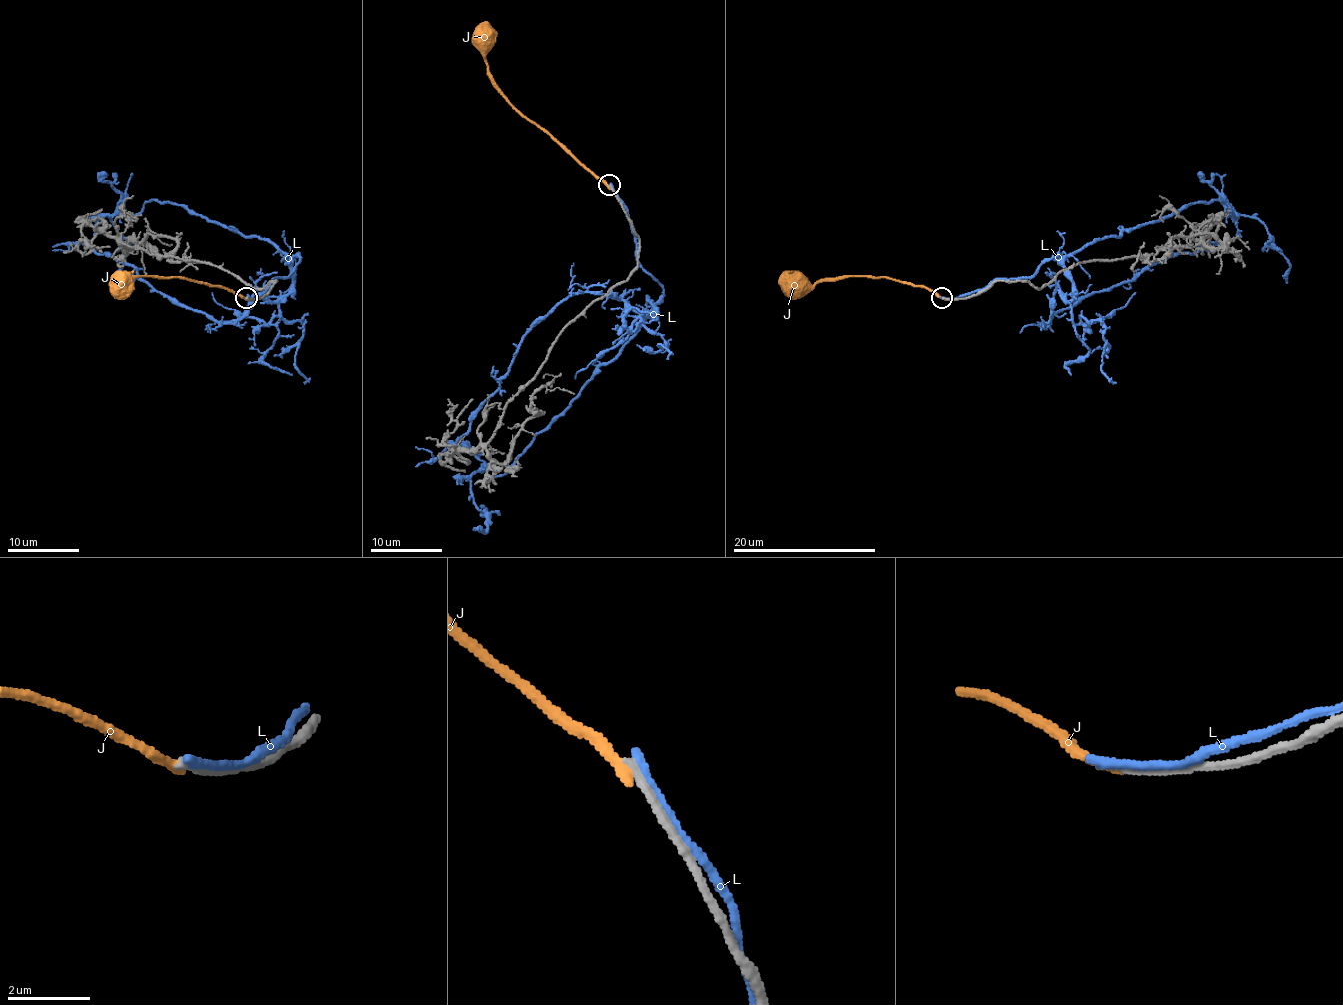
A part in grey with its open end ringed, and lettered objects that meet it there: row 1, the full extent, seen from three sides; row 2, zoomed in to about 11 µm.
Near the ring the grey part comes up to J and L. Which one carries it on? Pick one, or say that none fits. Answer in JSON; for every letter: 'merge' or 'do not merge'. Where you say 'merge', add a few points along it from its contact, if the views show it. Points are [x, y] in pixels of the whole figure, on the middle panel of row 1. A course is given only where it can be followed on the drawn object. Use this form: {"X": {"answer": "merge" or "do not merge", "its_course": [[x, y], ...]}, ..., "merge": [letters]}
{"J": {"answer": "do not merge"}, "L": {"answer": "do not merge"}, "merge": []}

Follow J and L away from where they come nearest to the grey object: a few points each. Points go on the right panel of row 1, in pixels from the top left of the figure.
J: (944, 297), (922, 286), (890, 278), (858, 276), (822, 279), (813, 285), (797, 283)
L: (951, 299), (1030, 278), (1055, 256), (1073, 294), (1053, 294), (1050, 319), (1204, 251)

